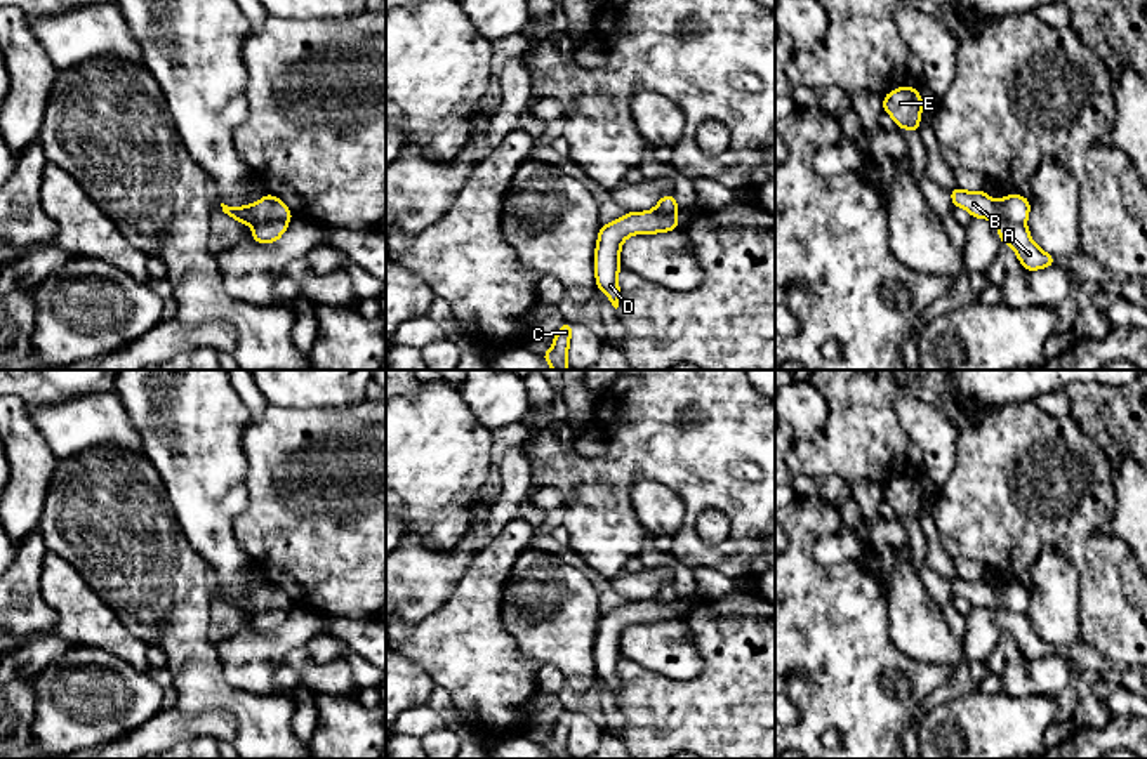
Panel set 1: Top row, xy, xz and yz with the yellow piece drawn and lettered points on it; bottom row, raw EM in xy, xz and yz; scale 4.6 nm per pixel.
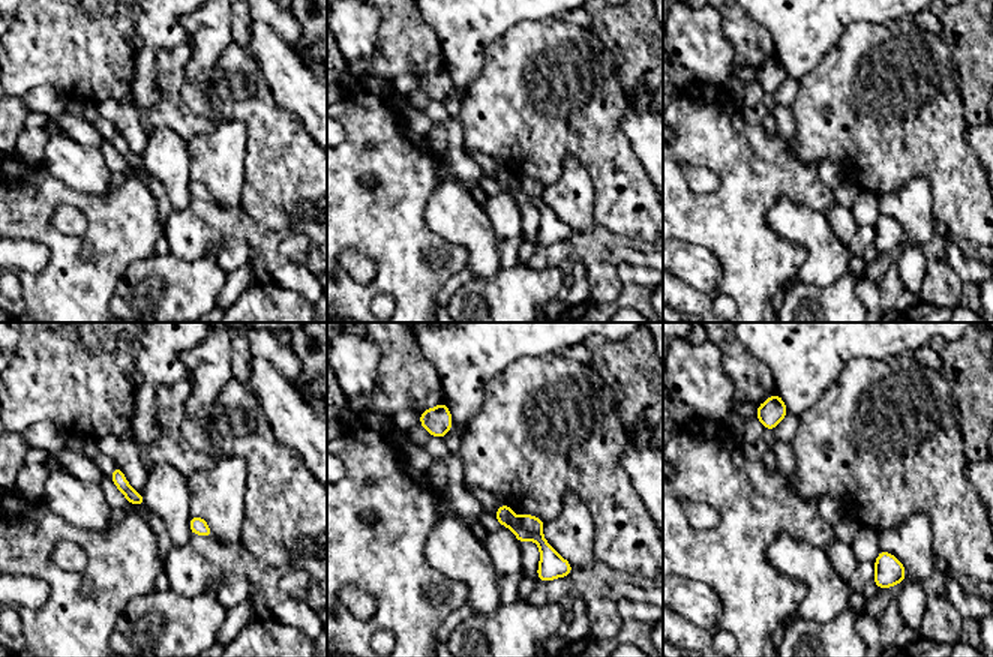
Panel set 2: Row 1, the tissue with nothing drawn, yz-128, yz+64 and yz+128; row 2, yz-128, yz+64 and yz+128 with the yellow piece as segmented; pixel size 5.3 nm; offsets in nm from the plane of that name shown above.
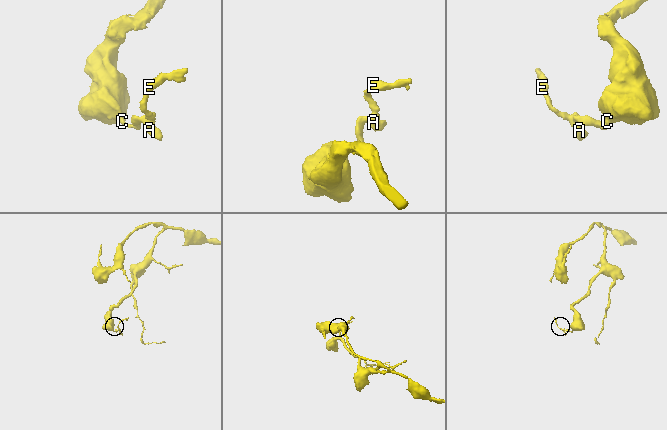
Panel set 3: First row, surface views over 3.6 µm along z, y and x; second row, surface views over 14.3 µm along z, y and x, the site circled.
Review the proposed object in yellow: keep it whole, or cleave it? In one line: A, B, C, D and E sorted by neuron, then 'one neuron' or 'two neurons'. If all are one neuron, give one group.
A B E / C D; two neurons

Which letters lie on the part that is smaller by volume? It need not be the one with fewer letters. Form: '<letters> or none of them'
A, B, E

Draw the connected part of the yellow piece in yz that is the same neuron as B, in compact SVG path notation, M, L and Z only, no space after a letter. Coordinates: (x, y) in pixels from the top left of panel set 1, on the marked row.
M956 186L949 191L952 207L966 208L973 219L991 219L996 222L1001 243L1008 243L1015 250L1025 271L1038 271L1057 264L1057 259L1034 243L1027 226L1017 226L1001 217L998 201L994 201L984 189L963 191Z

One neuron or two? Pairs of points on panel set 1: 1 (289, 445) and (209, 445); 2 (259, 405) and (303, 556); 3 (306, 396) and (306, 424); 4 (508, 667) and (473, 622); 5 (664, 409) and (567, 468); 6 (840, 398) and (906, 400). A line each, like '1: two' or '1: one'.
1: two
2: two
3: two
4: one
5: one
6: two

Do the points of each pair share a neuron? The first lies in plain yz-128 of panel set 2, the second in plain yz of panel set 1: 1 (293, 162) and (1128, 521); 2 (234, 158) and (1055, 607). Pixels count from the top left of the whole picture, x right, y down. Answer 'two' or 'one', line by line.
1: two
2: one

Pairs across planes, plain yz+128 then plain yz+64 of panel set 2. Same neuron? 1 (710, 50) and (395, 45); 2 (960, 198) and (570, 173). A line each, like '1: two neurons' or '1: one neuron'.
1: two neurons
2: two neurons

